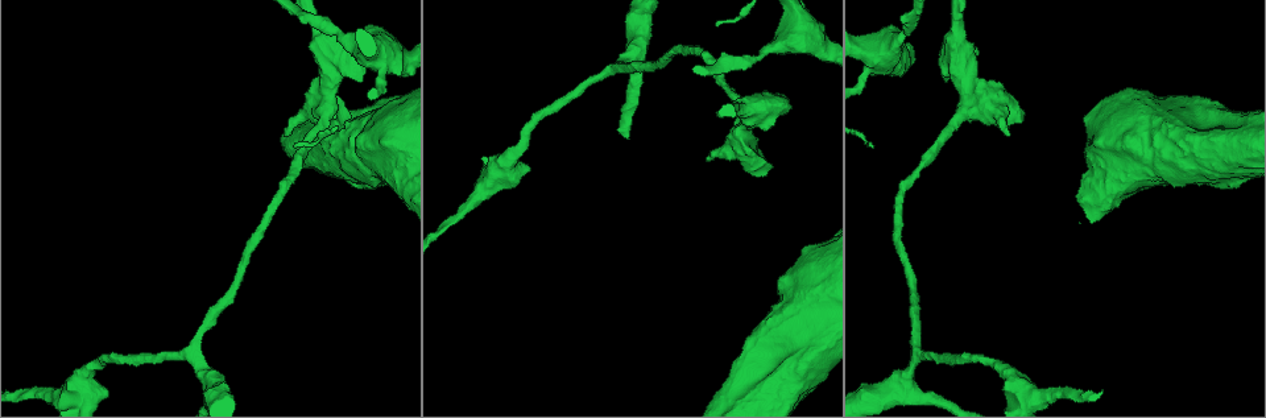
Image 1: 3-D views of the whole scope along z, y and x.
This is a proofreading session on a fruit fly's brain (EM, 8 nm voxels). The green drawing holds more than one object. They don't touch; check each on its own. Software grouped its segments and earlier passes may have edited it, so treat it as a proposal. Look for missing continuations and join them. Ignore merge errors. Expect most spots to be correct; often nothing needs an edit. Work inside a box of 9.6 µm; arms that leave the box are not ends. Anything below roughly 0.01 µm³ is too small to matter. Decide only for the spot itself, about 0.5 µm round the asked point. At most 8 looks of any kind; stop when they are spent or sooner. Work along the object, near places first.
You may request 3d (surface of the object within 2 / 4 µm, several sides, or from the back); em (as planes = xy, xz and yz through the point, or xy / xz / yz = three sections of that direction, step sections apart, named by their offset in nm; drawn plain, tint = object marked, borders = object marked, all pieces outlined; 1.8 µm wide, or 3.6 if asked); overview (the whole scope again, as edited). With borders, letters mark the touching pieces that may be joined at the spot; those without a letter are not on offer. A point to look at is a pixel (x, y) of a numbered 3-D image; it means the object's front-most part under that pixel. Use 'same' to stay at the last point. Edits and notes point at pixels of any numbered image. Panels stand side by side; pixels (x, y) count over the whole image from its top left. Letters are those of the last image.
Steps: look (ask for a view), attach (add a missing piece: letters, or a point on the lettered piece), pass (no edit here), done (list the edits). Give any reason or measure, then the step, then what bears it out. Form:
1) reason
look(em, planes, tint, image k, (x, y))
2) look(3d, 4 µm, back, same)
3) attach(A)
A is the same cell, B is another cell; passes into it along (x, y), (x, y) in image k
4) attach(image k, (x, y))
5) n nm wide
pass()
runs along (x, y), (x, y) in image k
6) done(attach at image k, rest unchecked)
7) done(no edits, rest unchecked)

looks like a crossing
look(em, yz, step 8, plain, image 1, (330, 83))

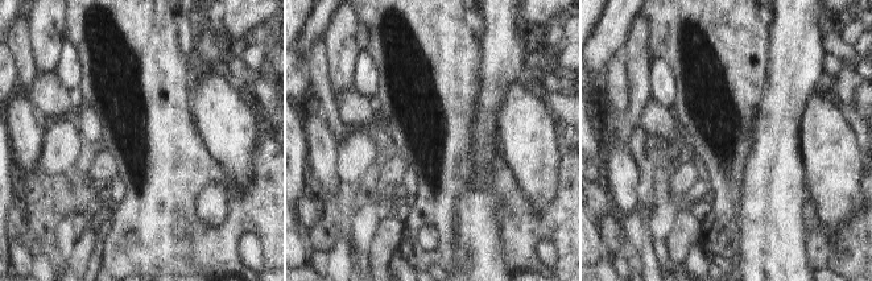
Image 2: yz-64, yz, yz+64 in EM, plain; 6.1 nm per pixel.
see the neighbours
look(em, yz, step 8, borders, same)

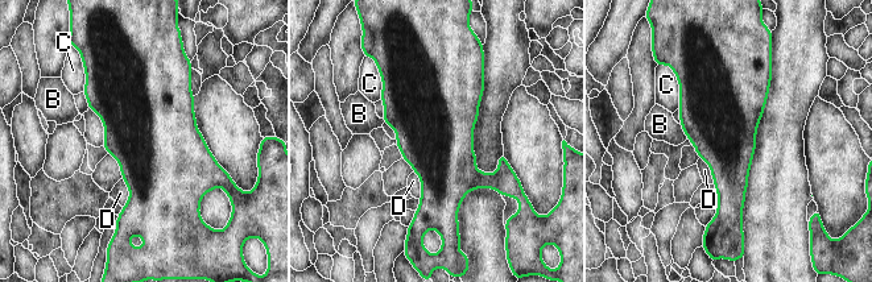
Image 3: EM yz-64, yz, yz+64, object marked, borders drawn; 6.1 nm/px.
pass()
B, C and D are other cells; border along (122, 178), (128, 189), (123, 207) in image 3; no lettered piece goes on from it

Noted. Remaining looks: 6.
an open end
look(3d, 4 µm, image 1, (285, 135))

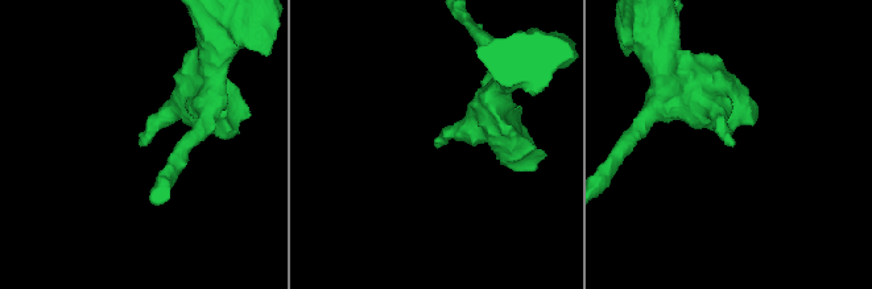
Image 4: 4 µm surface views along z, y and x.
shape alone is not enough
look(em, xy, step 16, borders, image 4, (437, 145))

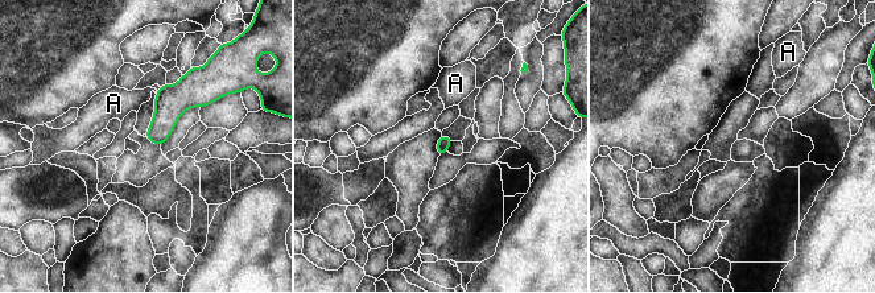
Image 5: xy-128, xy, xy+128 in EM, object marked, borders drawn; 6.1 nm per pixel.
cut it another way
look(em, planes, borders, same)

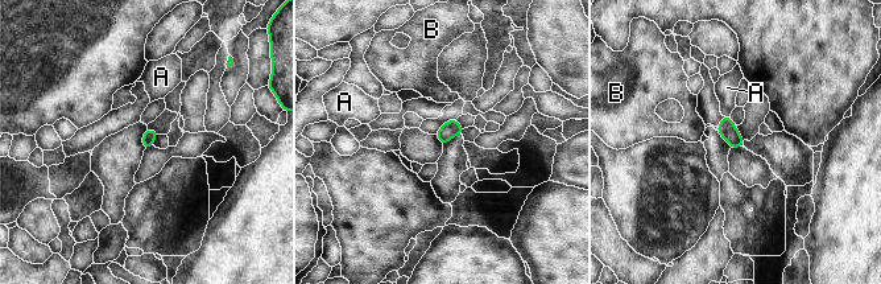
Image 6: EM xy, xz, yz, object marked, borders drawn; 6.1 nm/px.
pass()
A and B are other cells; border along (724, 115), (729, 116) in image 6; none of them fits

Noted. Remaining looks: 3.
free end
look(em, planes, borders, image 1, (530, 170))

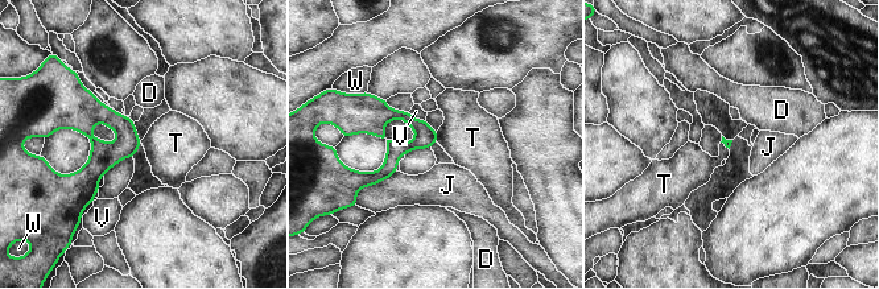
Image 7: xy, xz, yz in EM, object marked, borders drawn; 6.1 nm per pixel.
pass()
D, J, T, V and W are other cells; none of them fits

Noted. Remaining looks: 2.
done(no edits, rest unchecked)

